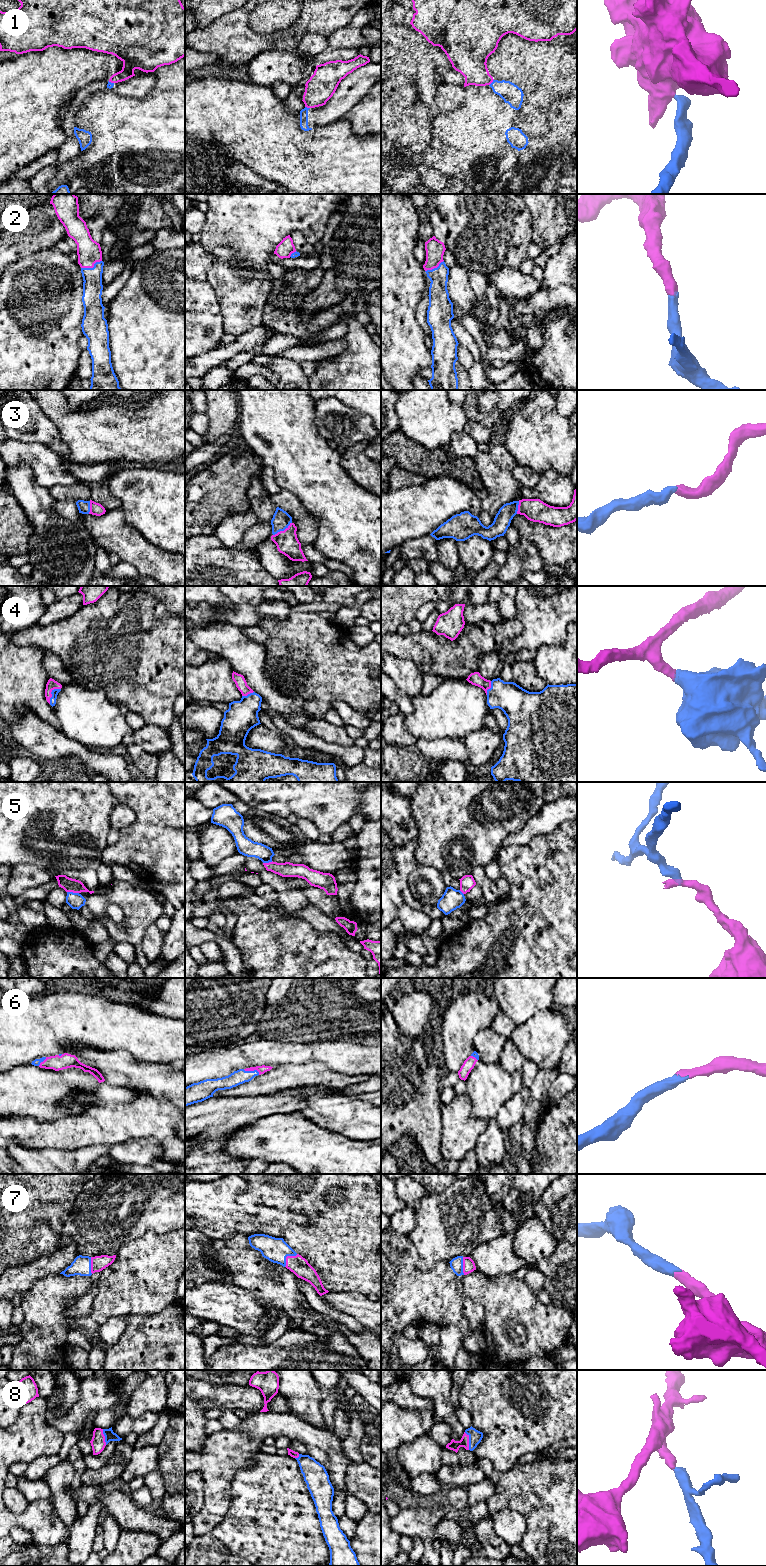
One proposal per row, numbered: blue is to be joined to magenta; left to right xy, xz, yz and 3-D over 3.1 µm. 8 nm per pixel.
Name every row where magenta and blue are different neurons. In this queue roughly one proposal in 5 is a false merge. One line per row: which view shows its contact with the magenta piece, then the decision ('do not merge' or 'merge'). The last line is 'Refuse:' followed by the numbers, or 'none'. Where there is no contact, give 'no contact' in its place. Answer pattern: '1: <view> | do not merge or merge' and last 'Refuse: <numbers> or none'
1: yz | do not merge
2: xy | merge
3: xz | merge
4: xy | merge
5: xy | do not merge
6: xz | merge
7: xz | merge
8: yz | merge
Refuse: 1, 5

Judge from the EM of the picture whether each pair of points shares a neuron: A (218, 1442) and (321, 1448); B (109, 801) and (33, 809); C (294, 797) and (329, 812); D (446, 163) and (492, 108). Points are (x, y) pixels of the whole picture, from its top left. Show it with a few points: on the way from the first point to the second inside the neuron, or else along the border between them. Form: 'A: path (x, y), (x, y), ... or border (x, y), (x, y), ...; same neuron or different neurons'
A: path (244, 1438), (255, 1428), (295, 1429); same neuron
B: path (90, 801), (52, 801); same neuron
C: path (303, 797), (320, 812); same neuron
D: path (455, 149), (475, 129), (478, 122); same neuron

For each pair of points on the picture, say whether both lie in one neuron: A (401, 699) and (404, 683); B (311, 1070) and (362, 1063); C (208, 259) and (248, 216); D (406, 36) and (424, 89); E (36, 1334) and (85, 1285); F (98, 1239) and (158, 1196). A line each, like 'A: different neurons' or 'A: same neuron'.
A: different neurons
B: different neurons
C: different neurons
D: same neuron
E: same neuron
F: same neuron

